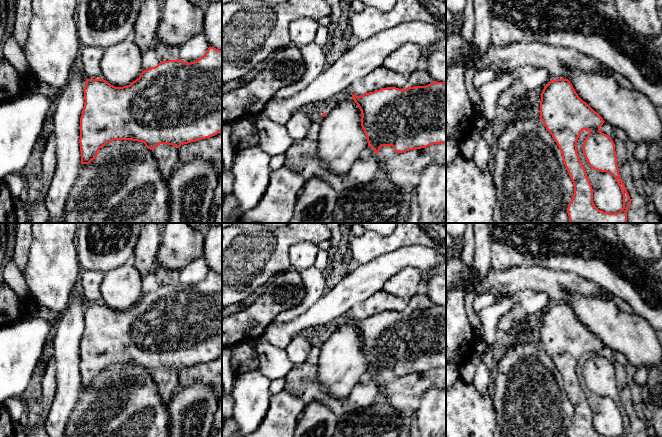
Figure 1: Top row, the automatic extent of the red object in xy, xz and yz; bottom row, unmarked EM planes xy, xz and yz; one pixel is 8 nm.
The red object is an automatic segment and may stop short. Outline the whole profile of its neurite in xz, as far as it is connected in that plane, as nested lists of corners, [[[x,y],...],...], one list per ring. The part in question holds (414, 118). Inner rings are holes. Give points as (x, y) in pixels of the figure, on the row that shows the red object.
[[[433,81],[426,86],[408,86],[404,90],[396,87],[381,88],[374,92],[365,92],[361,96],[353,93],[352,99],[361,111],[361,126],[367,137],[368,146],[377,154],[382,146],[392,146],[396,152],[403,153],[446,143],[446,83],[444,82]]]

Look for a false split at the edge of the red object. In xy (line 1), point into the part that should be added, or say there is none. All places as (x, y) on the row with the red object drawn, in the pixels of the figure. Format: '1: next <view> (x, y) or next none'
1: next none

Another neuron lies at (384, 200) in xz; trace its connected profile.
[[[381,174],[375,180],[347,187],[338,196],[331,215],[332,222],[341,220],[346,223],[407,223],[409,199],[411,194],[416,192],[417,184],[416,177],[407,177],[403,181],[398,181],[391,175]]]

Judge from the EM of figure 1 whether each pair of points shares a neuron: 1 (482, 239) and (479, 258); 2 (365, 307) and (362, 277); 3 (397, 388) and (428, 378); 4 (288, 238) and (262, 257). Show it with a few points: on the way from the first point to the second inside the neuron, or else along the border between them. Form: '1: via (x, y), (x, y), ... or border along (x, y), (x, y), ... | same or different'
1: via (482, 244), (482, 253) | same
2: border along (382, 289), (373, 293), (357, 307) | different
3: via (405, 388), (420, 382) | same
4: via (282, 239), (268, 251) | same

